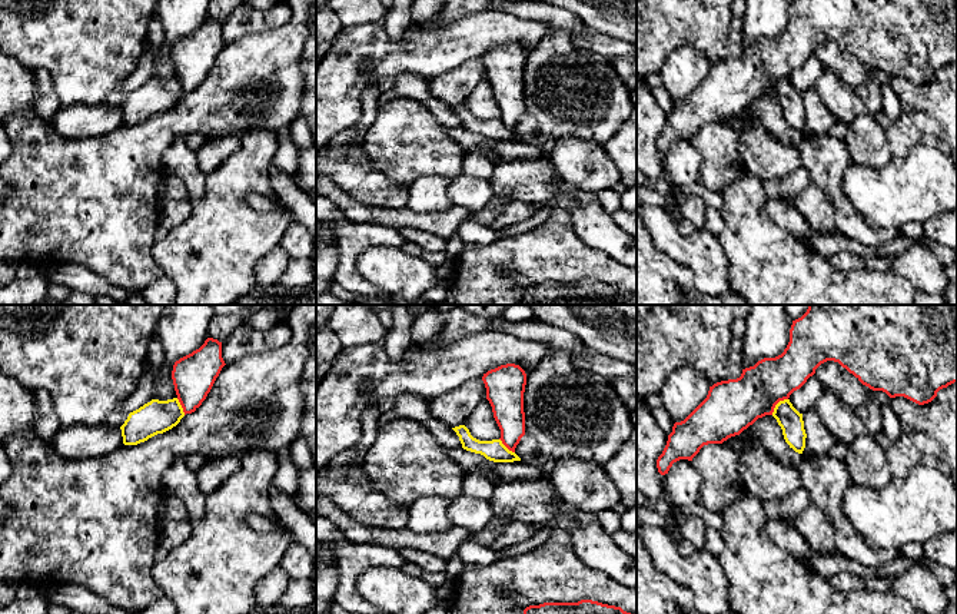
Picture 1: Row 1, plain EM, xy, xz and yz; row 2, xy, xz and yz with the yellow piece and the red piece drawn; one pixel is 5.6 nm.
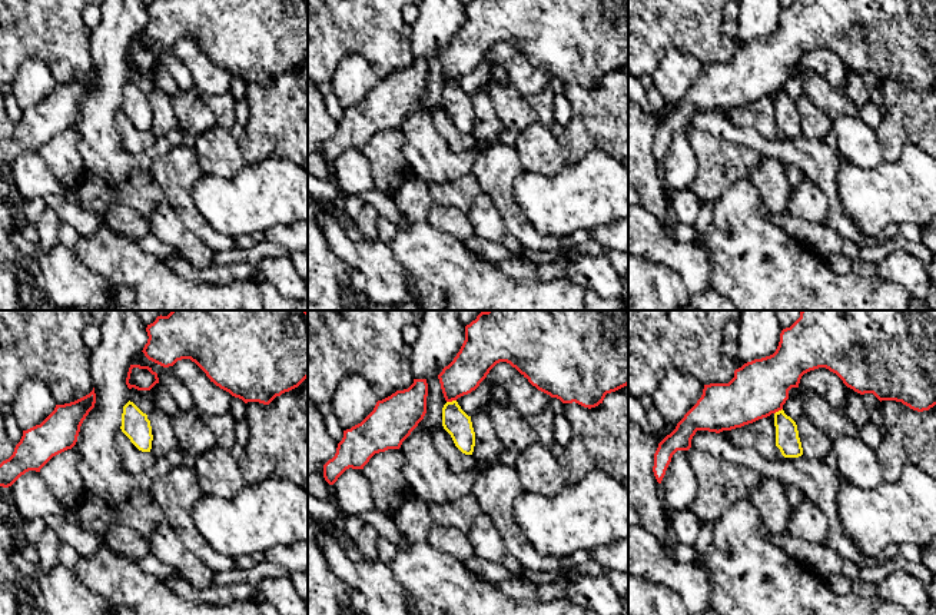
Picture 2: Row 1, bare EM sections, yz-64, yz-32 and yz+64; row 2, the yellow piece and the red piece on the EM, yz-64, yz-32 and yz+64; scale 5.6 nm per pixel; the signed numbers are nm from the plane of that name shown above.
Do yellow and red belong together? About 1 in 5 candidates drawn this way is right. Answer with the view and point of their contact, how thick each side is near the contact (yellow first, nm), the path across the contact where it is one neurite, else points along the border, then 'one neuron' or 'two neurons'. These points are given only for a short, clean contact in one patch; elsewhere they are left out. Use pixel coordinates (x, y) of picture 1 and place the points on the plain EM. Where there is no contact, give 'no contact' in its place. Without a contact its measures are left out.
yz (777, 83) | 140/300 nm | along yz (787, 78), (781, 79), (771, 93) | two neurons

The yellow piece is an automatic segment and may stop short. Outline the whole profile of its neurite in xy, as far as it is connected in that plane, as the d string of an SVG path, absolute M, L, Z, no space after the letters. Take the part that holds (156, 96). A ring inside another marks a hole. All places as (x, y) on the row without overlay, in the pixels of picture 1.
M177 77L167 80L152 79L130 92L120 106L123 123L137 125L144 122L157 113L172 109L183 96L185 92Z

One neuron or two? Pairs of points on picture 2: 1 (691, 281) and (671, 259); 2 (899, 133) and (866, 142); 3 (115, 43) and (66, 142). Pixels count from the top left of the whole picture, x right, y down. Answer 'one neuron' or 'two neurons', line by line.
1: one neuron
2: two neurons
3: two neurons

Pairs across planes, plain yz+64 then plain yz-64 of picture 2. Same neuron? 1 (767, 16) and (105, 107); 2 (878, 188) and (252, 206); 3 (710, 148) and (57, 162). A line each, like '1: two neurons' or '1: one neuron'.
1: one neuron
2: one neuron
3: one neuron

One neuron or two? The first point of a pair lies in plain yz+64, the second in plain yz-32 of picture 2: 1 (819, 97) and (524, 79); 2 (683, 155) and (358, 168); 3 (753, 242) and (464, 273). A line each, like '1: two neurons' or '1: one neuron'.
1: two neurons
2: one neuron
3: one neuron

